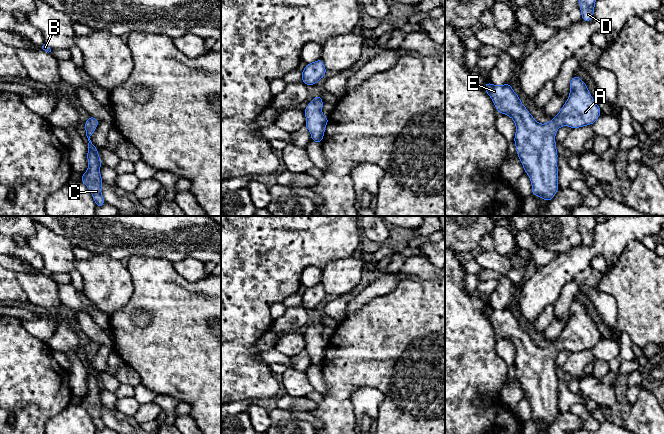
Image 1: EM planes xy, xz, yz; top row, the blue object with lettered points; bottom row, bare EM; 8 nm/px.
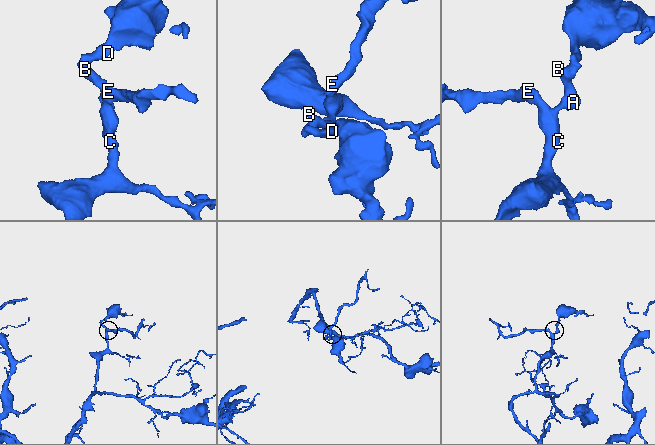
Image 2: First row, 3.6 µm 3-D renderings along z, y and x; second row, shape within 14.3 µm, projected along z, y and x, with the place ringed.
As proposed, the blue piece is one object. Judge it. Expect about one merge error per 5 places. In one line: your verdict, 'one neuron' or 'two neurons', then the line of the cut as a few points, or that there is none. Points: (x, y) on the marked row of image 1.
one neuron | no cut

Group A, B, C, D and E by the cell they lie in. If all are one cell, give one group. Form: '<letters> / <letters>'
A B C D E

